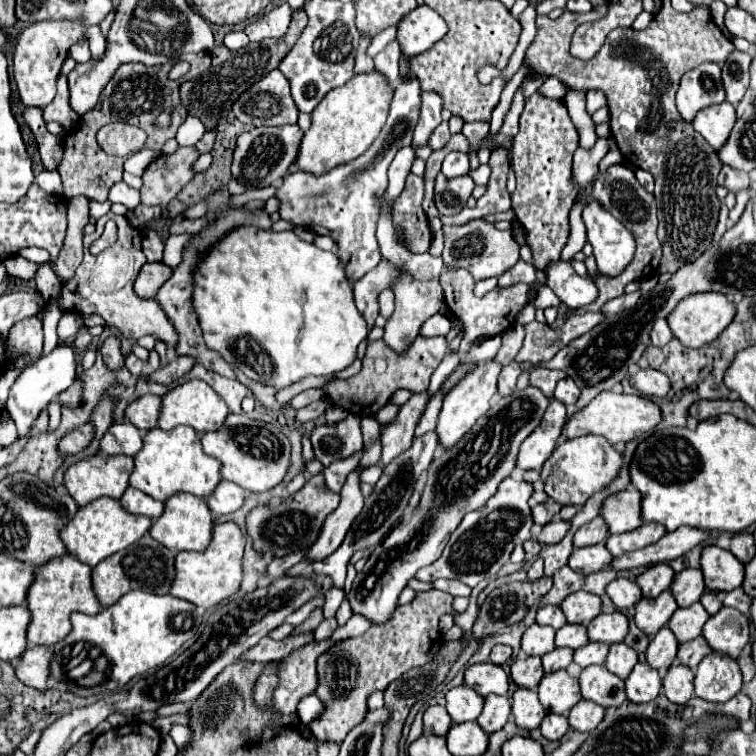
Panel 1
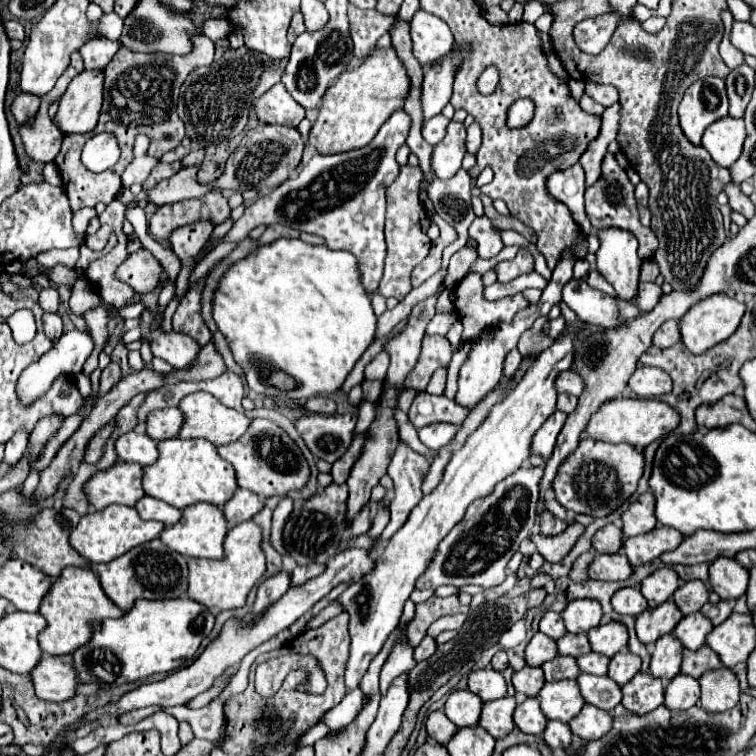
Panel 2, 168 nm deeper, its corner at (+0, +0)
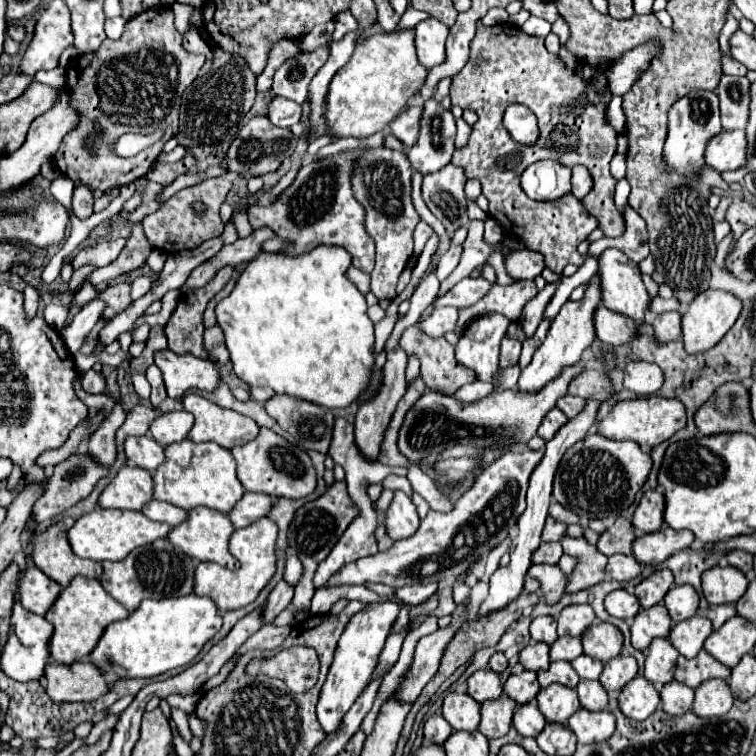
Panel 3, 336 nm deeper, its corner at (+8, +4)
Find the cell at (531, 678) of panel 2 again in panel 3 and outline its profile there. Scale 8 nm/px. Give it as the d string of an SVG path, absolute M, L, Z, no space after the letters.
M523 671L521 675L511 675L503 685L503 691L519 705L533 701L539 689L541 687L537 683L537 673L531 673L531 671Z

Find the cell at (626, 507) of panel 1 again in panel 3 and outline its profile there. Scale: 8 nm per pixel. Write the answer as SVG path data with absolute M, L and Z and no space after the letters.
M653 489L643 493L639 507L633 515L633 527L637 535L655 533L663 527L663 491Z

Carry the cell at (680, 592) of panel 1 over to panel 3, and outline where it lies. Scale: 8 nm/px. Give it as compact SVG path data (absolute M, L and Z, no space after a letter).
M675 585L669 589L669 593L663 599L673 623L685 621L697 613L699 607L699 595L691 585Z

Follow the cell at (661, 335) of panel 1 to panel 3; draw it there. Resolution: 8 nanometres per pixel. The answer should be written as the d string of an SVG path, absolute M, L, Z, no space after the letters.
M679 311L661 313L661 315L655 317L653 327L655 327L655 337L661 343L681 339L681 313Z

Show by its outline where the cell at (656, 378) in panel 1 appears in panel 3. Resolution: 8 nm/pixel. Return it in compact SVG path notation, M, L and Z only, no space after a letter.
M631 361L623 369L623 387L637 395L653 395L663 385L663 373L659 365L647 361Z

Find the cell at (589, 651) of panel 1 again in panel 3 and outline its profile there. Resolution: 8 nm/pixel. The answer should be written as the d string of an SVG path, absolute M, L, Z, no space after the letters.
M579 655L575 661L571 661L571 665L581 679L599 679L601 669L603 669L601 661L595 661L595 659L585 657L585 655Z

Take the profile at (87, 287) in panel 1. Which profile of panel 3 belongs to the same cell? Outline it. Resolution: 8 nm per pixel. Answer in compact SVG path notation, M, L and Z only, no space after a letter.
M169 349L157 351L155 365L163 373L163 381L171 399L181 399L189 389L211 393L221 383L219 371L213 363L197 359L189 353L175 355Z

